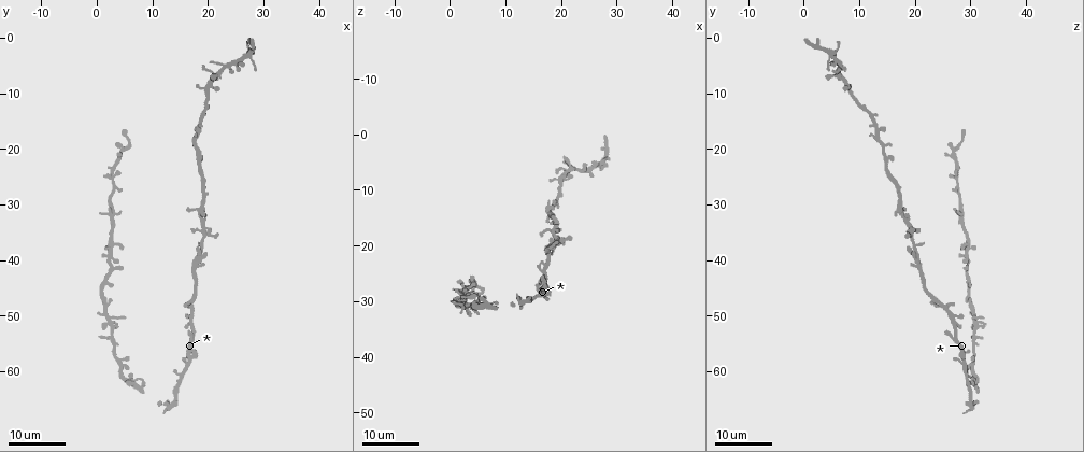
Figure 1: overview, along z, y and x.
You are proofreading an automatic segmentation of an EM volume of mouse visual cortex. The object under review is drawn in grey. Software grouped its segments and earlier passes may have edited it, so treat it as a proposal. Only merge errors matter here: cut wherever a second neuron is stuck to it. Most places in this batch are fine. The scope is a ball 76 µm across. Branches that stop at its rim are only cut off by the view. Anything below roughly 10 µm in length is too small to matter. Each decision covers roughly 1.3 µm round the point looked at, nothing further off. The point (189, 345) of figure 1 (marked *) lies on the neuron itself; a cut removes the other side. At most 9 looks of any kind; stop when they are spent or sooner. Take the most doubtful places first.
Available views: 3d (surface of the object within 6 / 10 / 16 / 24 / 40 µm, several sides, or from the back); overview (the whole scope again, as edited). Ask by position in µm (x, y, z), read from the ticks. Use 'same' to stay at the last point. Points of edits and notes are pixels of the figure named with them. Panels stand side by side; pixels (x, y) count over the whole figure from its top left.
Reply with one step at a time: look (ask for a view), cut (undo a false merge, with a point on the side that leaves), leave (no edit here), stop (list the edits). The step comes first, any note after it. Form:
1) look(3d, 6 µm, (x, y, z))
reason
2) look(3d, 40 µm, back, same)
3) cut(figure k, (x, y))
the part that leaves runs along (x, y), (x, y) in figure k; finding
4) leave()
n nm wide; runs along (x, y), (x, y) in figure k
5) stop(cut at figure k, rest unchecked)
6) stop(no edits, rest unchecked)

look(3d, 24 µm, (17.0, 46.0, 23.5))
thick turns thin

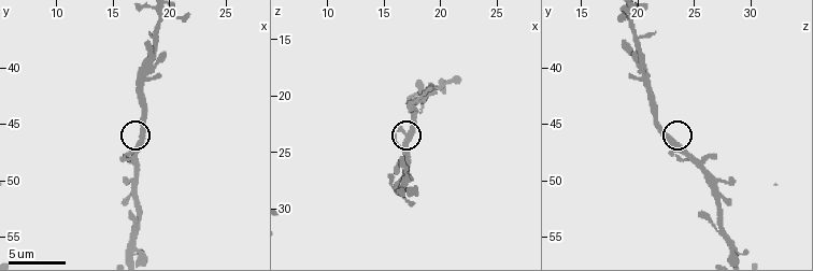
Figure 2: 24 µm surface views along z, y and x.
look(3d, 6 µm, (17.6, 46.4, 23.0))

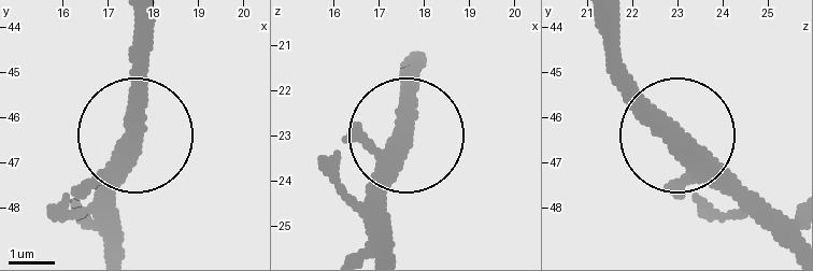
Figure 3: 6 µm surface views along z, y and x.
leave()
runs along (115, 247), (115, 167), (138, 120), (138, 43) in figure 3; continuous, no second neuron

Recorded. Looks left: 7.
look(3d, 16 µm, (19.0, 12.5, 11.0))

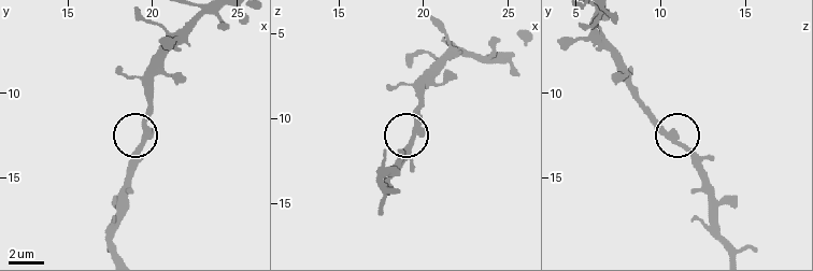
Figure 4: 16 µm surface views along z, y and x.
look(3d, 10 µm, (19.4, 13.1, 11.3))

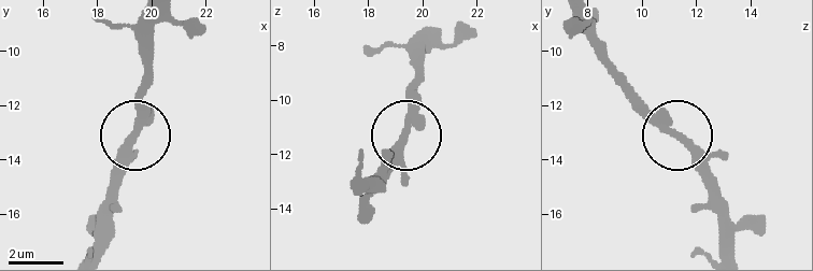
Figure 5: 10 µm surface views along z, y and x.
leave()
250 nm wide; runs along (732, 252), (704, 161), (626, 87) in figure 5; continuous, no second neuron

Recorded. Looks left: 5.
look(3d, 16 µm, (1.5, 43.0, 30.0))
calibre changes

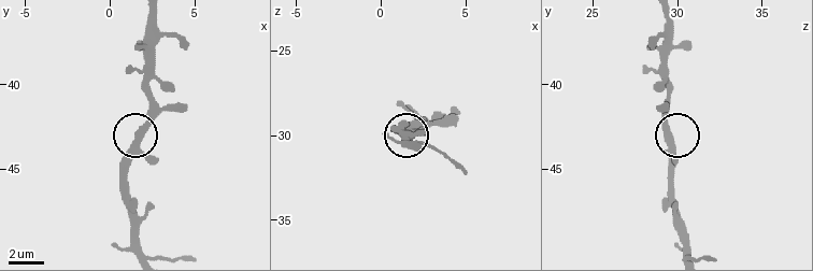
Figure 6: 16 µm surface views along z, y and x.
look(3d, 10 µm, (1.7, 43.0, 29.6))

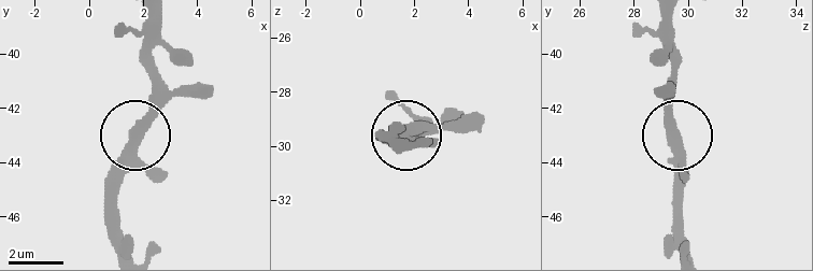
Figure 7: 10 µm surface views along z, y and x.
leave()
continuous, no second neuron

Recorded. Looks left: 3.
look(3d, 10 µm, (19.4, 35.6, 19.4))
sudden change in width

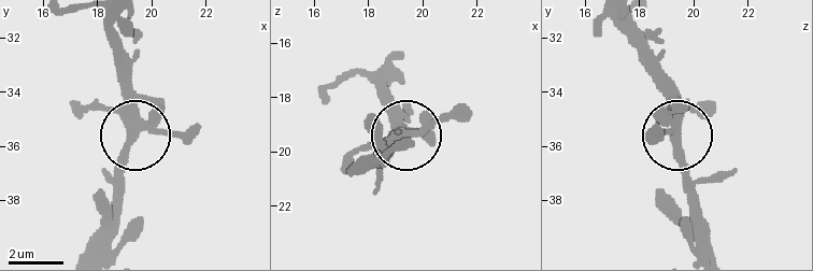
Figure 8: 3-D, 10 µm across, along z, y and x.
leave()
continuous, no second neuron

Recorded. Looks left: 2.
stop(no edits, rest unchecked)

